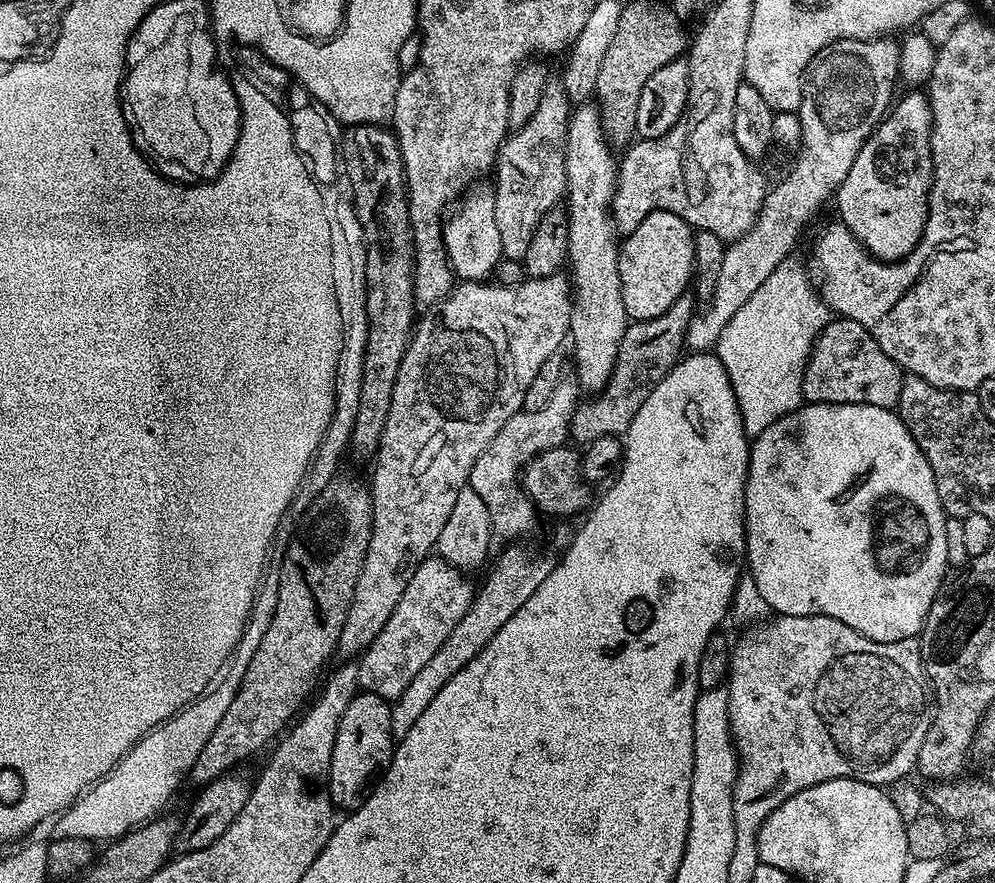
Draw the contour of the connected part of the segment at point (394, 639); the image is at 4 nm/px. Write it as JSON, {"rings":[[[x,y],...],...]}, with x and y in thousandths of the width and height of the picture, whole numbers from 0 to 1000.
{"rings":[[[437,627],[418,642],[408,668],[404,668],[404,677],[400,677],[400,686],[396,686],[396,695],[392,695],[388,709],[384,709],[384,718],[376,723],[358,752],[360,775],[365,783],[380,786],[391,795],[401,790],[420,759],[440,740],[469,695],[476,676],[476,664],[474,666],[470,656],[461,643],[452,641]]]}

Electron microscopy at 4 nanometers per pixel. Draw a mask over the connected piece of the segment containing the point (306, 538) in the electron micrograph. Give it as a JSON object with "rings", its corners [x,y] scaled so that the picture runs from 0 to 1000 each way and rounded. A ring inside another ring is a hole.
{"rings":[[[337,541],[311,571],[314,572],[306,584],[306,595],[301,595],[299,601],[283,625],[282,659],[271,709],[267,709],[267,718],[263,718],[263,727],[259,727],[259,736],[255,745],[251,745],[251,754],[247,754],[245,771],[235,786],[235,795],[231,795],[231,804],[227,804],[223,818],[219,818],[215,831],[211,831],[207,845],[203,845],[195,867],[188,877],[188,882],[194,883],[197,890],[210,888],[212,883],[232,875],[236,865],[251,860],[265,846],[268,848],[279,831],[290,823],[291,817],[311,792],[310,783],[318,770],[318,760],[334,742],[339,742],[344,709],[348,709],[348,695],[356,677],[356,664],[360,659],[360,650],[372,616],[374,558],[367,545],[365,548],[362,544]]]}

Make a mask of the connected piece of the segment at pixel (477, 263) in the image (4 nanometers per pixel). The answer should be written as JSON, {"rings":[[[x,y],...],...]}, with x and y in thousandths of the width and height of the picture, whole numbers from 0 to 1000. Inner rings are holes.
{"rings":[[[479,207],[461,223],[460,230],[453,237],[454,246],[452,240],[445,255],[446,282],[452,291],[454,307],[466,319],[489,318],[507,289],[498,250],[498,220],[493,207],[486,207]]]}

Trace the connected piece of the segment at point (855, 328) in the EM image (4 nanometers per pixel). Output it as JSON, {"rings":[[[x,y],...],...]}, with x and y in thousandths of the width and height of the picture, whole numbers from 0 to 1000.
{"rings":[[[836,360],[816,390],[816,400],[808,416],[806,442],[808,453],[813,458],[873,458],[899,463],[905,455],[909,427],[910,422],[898,410],[898,405],[894,405],[894,401],[890,401],[890,396],[886,396],[886,392],[878,387],[870,369],[857,362]]]}

